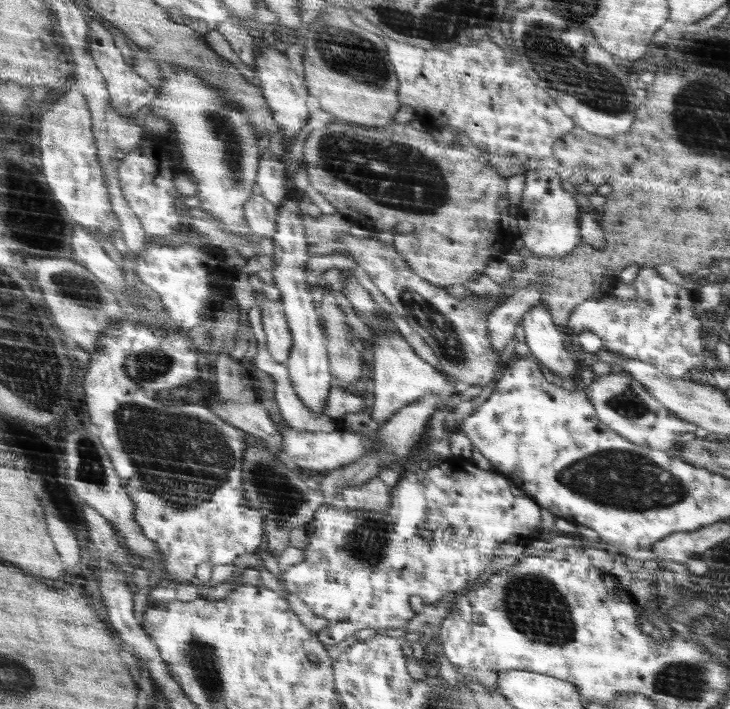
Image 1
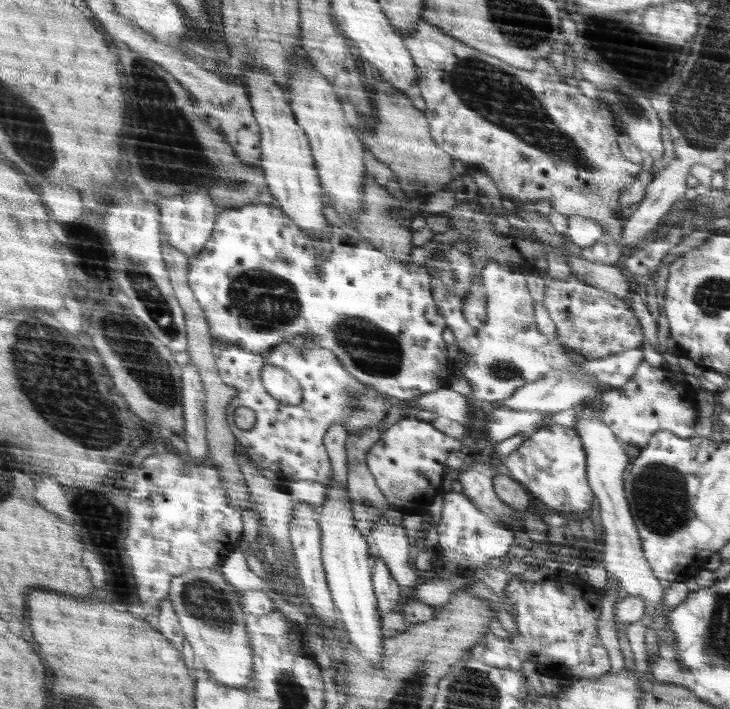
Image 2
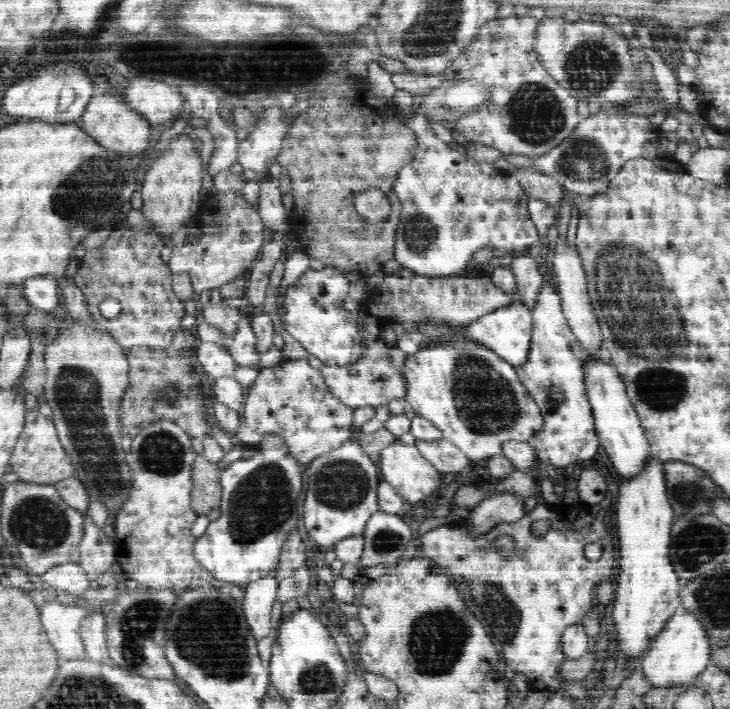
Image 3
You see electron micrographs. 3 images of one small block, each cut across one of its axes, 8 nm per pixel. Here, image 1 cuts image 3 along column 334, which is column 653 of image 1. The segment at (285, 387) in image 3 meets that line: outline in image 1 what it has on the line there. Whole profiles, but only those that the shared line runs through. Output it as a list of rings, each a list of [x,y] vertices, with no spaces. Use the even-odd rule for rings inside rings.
[[[624,371],[596,377],[594,382],[588,386],[587,397],[594,404],[598,418],[610,429],[633,441],[634,444],[647,446],[654,450],[664,452],[674,450],[678,446],[678,436],[682,432],[694,433],[694,430],[699,428],[693,422],[684,421],[670,413],[664,404],[658,402],[657,398],[646,390],[646,386]]]

